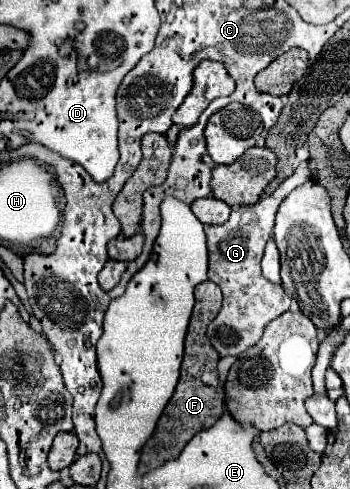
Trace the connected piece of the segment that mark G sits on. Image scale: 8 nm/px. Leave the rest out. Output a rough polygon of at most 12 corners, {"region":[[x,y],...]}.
{"region":[[306,163],[254,205],[206,225],[208,279],[224,293],[208,339],[244,353],[290,309],[262,277],[278,205],[310,181]]}

